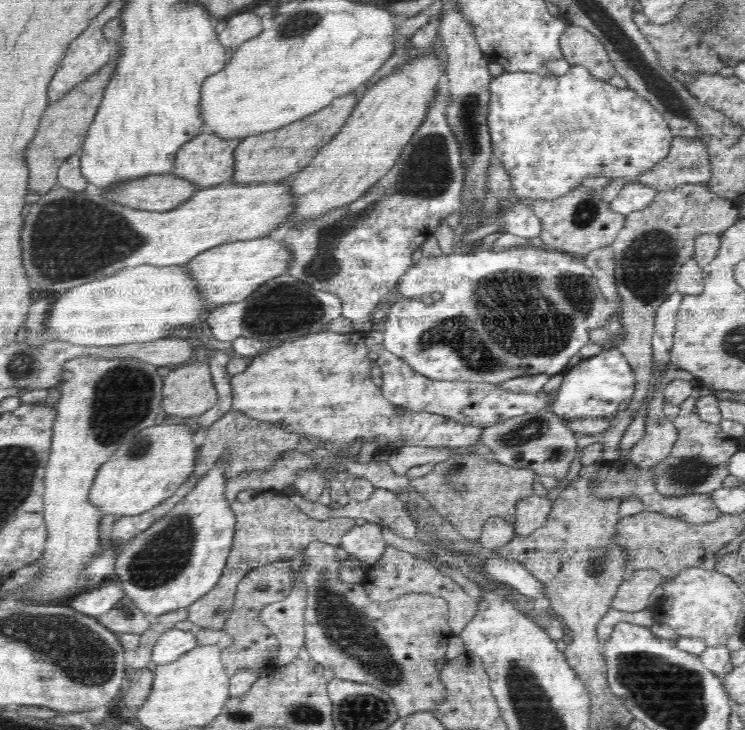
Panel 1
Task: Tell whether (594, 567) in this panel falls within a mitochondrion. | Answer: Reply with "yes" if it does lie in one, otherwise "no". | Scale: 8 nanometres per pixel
yes

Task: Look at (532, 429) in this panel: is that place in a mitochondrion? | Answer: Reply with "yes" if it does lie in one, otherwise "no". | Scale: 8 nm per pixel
yes

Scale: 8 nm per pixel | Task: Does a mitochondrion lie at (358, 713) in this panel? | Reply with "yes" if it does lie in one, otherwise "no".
yes

